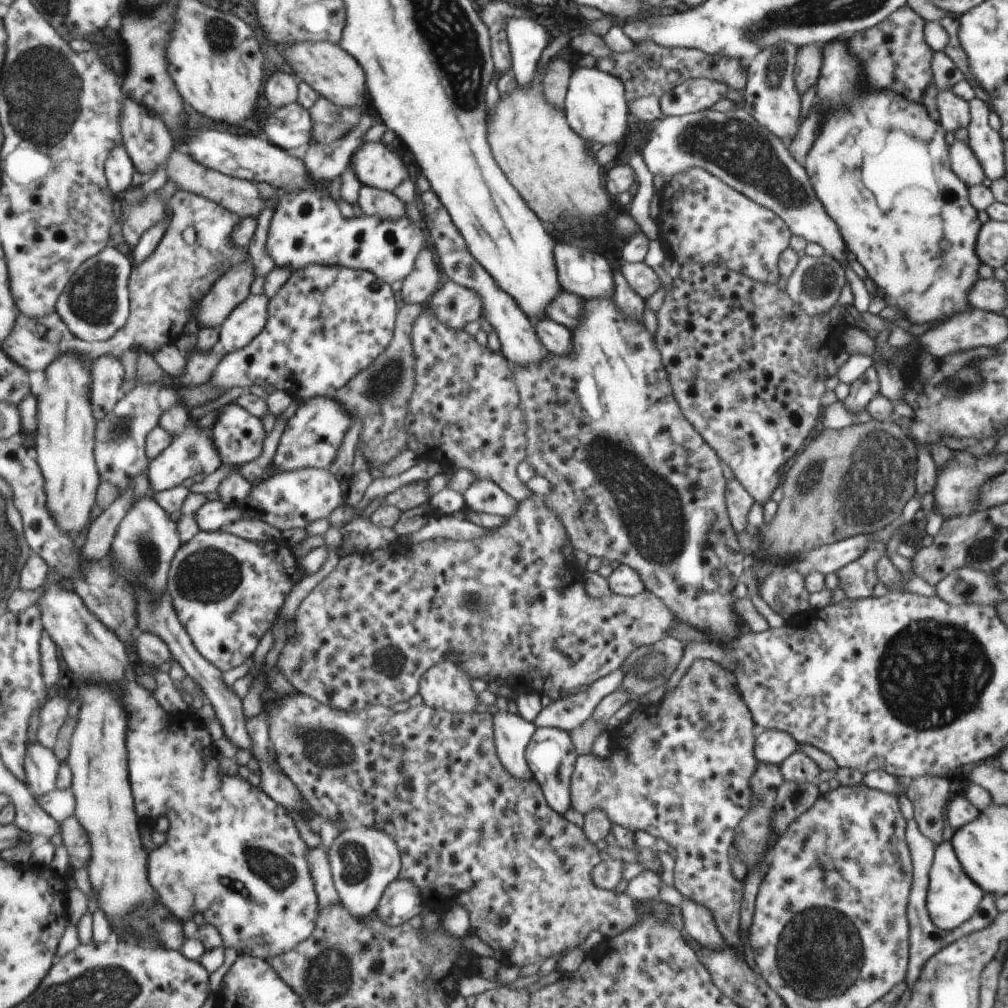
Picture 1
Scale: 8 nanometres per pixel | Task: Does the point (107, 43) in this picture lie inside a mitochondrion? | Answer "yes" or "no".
no

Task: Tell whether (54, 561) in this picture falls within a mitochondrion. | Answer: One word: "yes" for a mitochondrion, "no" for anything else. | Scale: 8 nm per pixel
no

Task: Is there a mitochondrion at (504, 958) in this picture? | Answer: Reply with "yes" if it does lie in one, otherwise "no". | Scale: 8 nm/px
no

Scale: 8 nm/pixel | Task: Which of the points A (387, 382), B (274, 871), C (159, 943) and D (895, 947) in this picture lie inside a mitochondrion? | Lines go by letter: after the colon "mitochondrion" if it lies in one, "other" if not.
A: mitochondrion
B: mitochondrion
C: other
D: other

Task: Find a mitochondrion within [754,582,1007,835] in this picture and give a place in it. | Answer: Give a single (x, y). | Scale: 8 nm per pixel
(926, 654)

